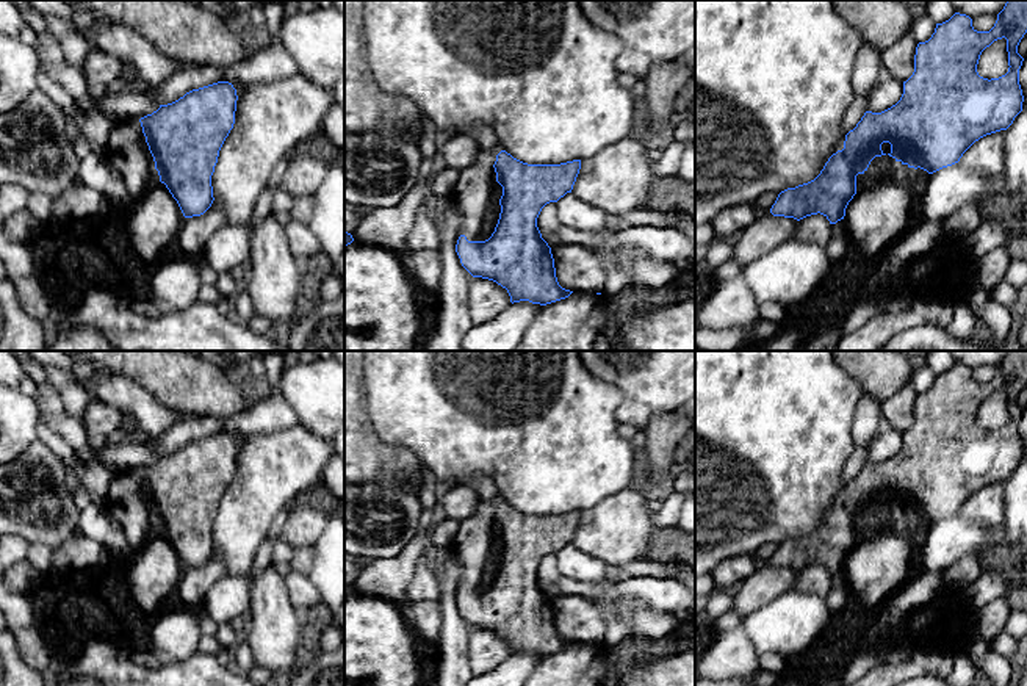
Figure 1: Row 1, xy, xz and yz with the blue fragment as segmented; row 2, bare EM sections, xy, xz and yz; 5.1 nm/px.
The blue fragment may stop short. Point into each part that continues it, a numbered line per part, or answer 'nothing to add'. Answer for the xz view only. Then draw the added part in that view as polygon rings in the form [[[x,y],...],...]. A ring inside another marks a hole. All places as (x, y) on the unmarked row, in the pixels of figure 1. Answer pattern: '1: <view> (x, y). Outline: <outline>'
1: xz (473, 542). Outline: [[[501,498],[495,503],[481,500],[476,511],[459,523],[451,547],[462,567],[460,586],[465,586],[468,592],[477,590],[488,564],[496,533],[493,515],[501,501]]]

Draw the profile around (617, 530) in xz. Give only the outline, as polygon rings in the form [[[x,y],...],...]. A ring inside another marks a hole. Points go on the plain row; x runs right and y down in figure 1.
[[[629,487],[581,511],[571,543],[609,565],[625,567],[643,559],[656,529],[654,512],[647,507],[650,493]]]

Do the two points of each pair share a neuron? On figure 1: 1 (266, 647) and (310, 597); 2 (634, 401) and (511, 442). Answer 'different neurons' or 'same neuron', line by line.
1: different neurons
2: different neurons

